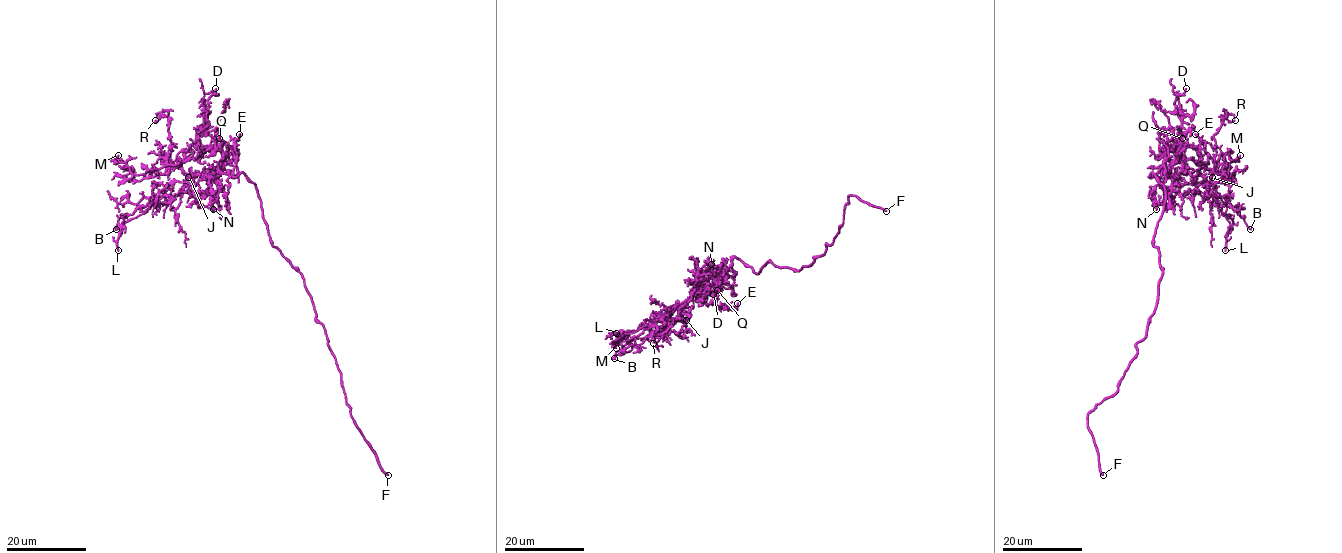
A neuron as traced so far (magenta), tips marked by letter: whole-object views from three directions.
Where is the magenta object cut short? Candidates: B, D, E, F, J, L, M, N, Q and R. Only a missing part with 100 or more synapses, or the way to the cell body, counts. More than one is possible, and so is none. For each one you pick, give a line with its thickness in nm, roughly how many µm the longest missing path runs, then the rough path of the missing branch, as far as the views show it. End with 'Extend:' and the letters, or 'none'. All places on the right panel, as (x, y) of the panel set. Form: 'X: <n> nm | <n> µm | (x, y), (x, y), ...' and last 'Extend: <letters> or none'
F: 240 nm | 15 µm | (1103, 475), (1122, 491), (1117, 512)
Extend: F

